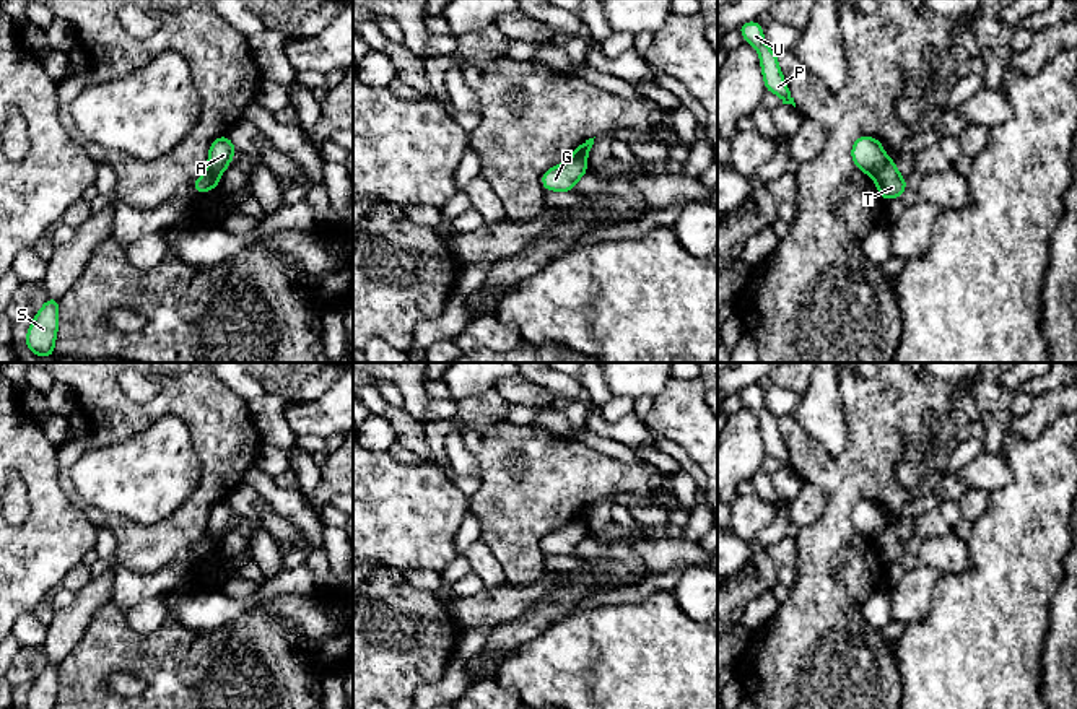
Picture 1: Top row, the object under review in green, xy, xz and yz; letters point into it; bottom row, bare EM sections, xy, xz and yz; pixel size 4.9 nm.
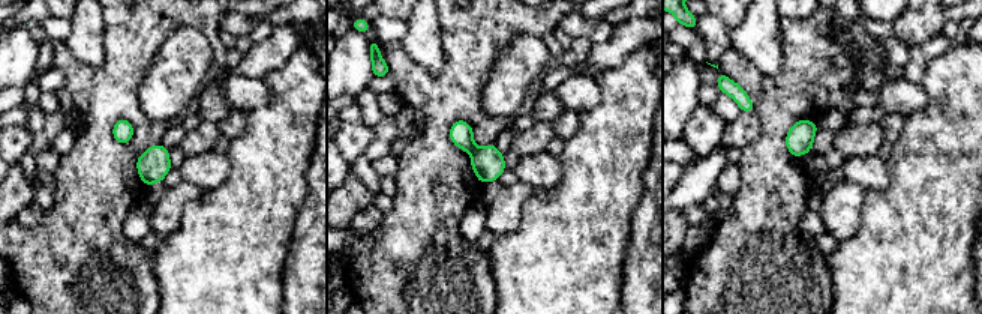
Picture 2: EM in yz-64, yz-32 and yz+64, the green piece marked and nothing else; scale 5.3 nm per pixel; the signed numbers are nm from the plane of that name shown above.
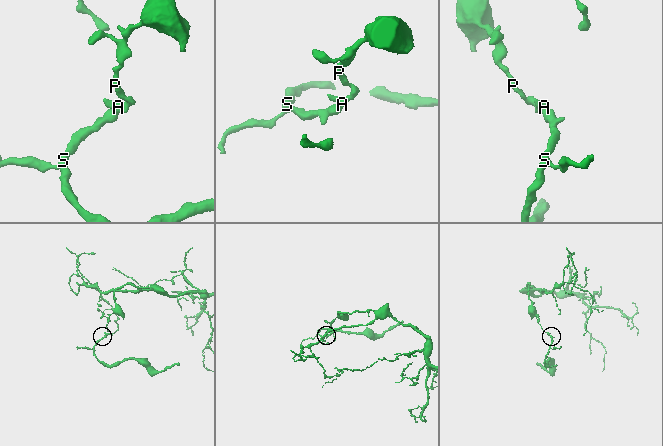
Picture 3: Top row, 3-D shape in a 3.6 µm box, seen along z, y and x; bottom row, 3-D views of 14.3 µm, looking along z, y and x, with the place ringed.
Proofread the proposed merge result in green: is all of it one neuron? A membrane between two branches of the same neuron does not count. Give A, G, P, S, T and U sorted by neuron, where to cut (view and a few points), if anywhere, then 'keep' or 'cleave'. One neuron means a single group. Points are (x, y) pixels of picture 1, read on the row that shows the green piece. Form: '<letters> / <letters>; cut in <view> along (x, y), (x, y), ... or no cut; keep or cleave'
A P U / G S T; cut in yz along (887, 158), (872, 178); cleave

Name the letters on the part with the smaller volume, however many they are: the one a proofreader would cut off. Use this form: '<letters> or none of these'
G, S, T

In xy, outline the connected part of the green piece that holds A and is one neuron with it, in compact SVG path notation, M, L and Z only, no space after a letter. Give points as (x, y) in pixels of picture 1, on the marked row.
M226 135L213 140L208 151L207 169L216 174L225 172L234 153L236 153L236 146L231 143L231 140Z

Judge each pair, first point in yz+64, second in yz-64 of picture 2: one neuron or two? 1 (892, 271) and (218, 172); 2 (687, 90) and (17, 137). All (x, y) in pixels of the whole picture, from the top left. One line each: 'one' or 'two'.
1: two
2: two

